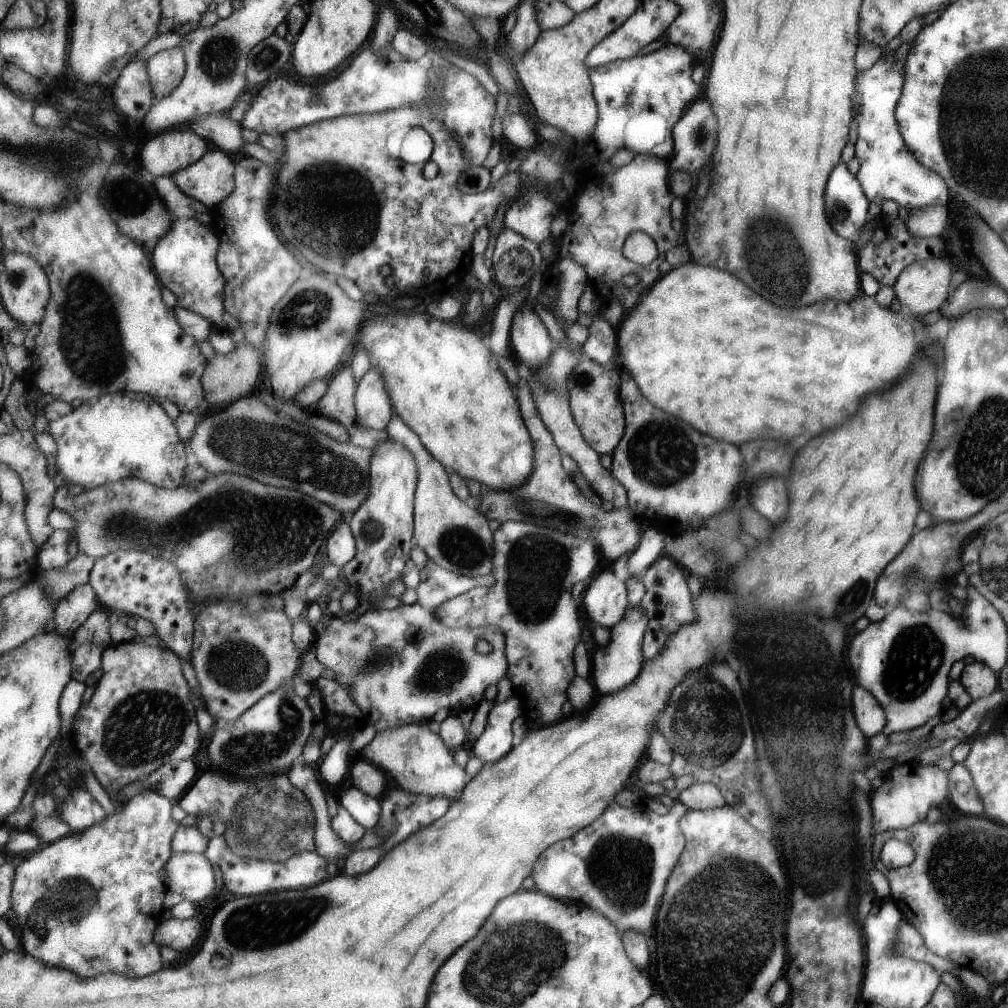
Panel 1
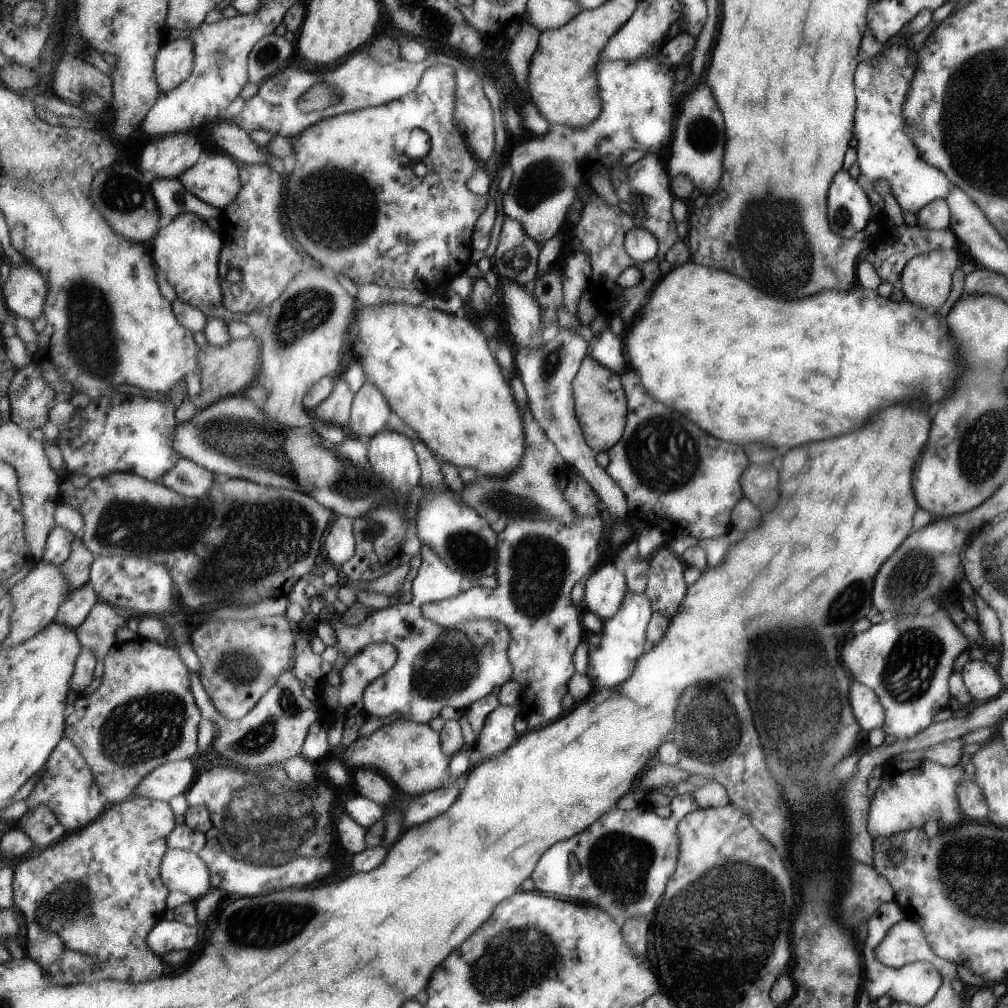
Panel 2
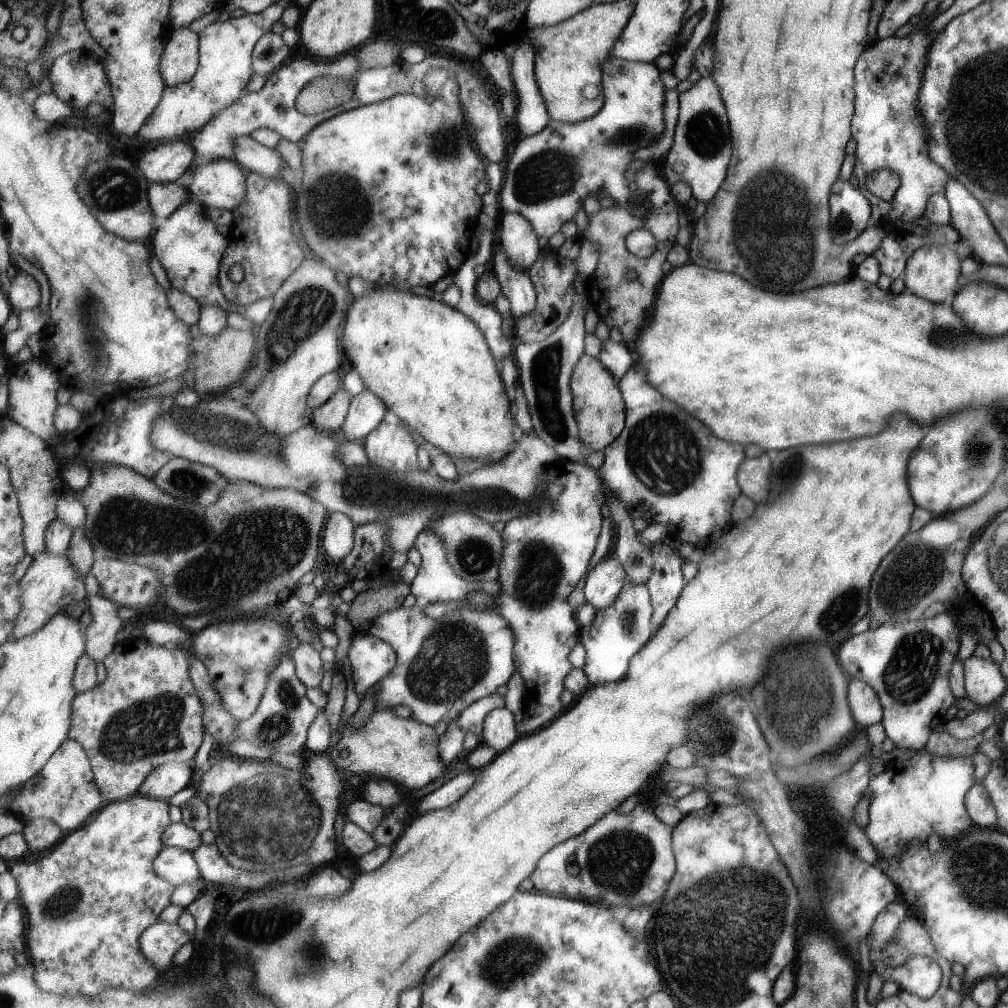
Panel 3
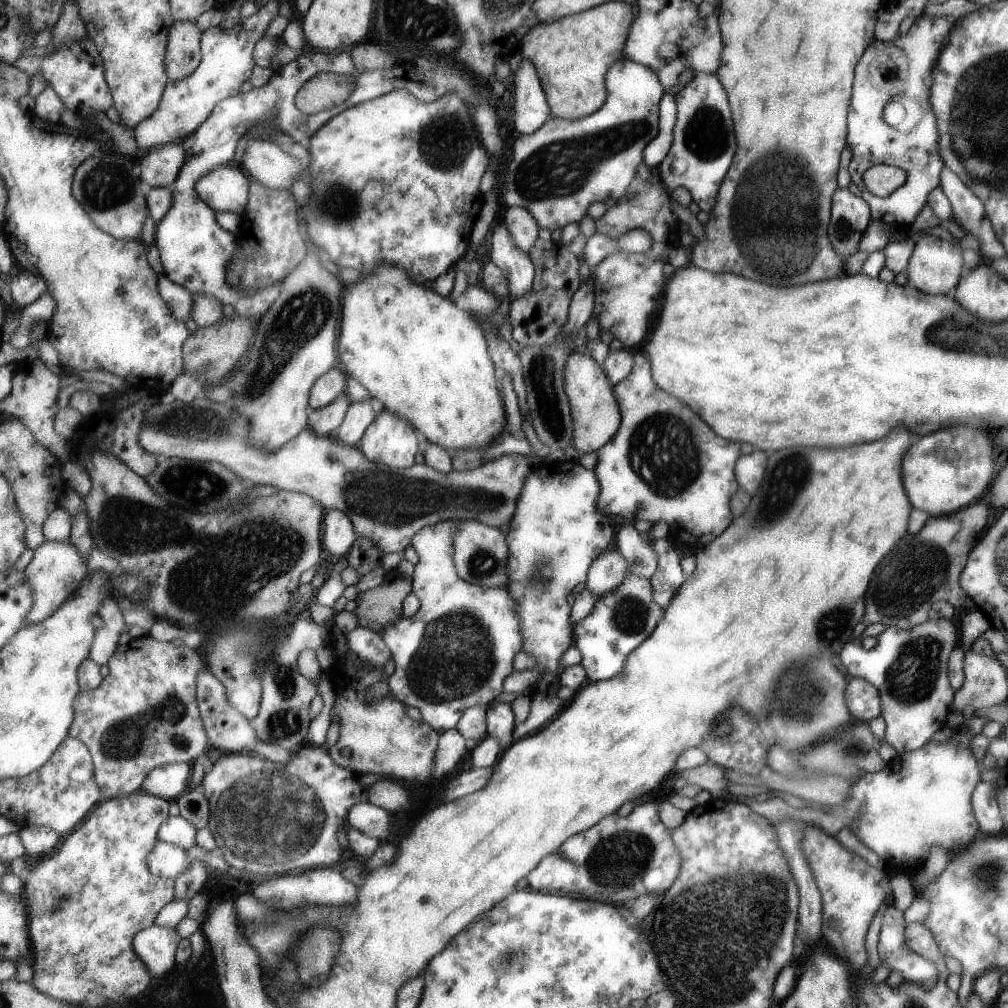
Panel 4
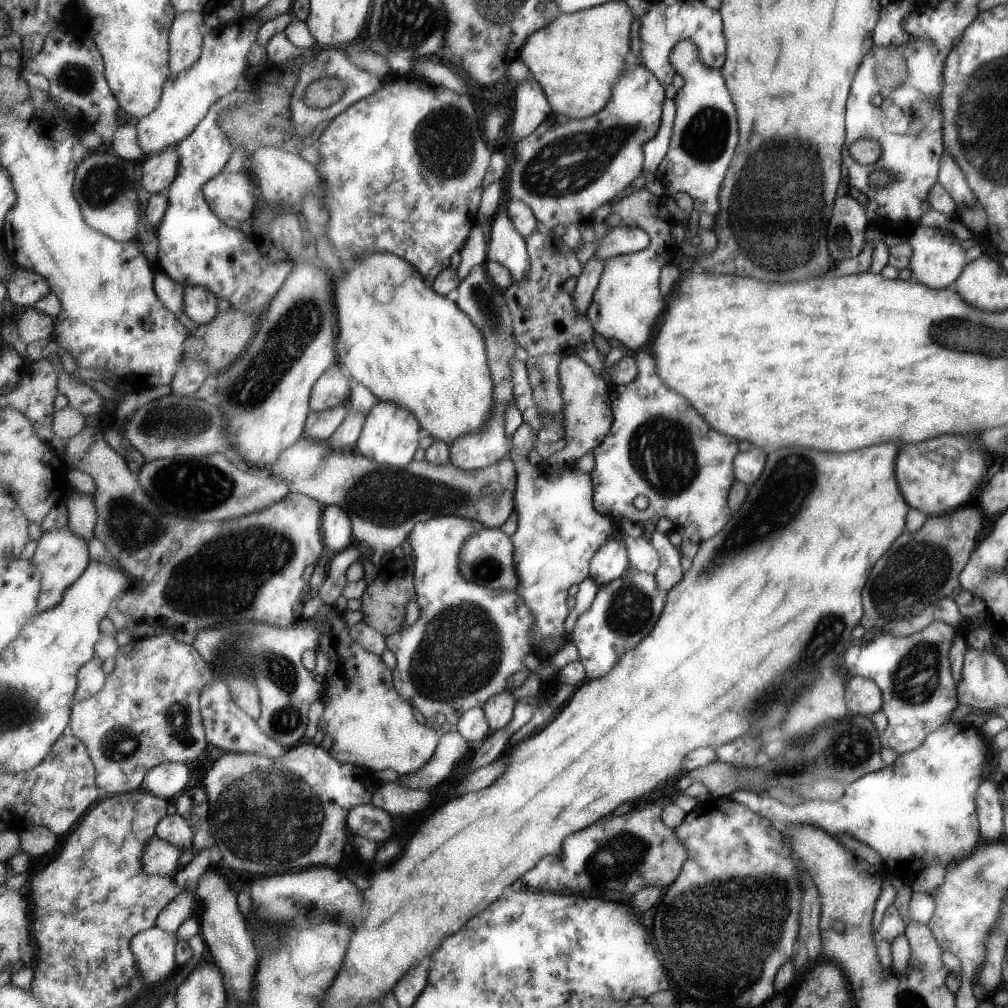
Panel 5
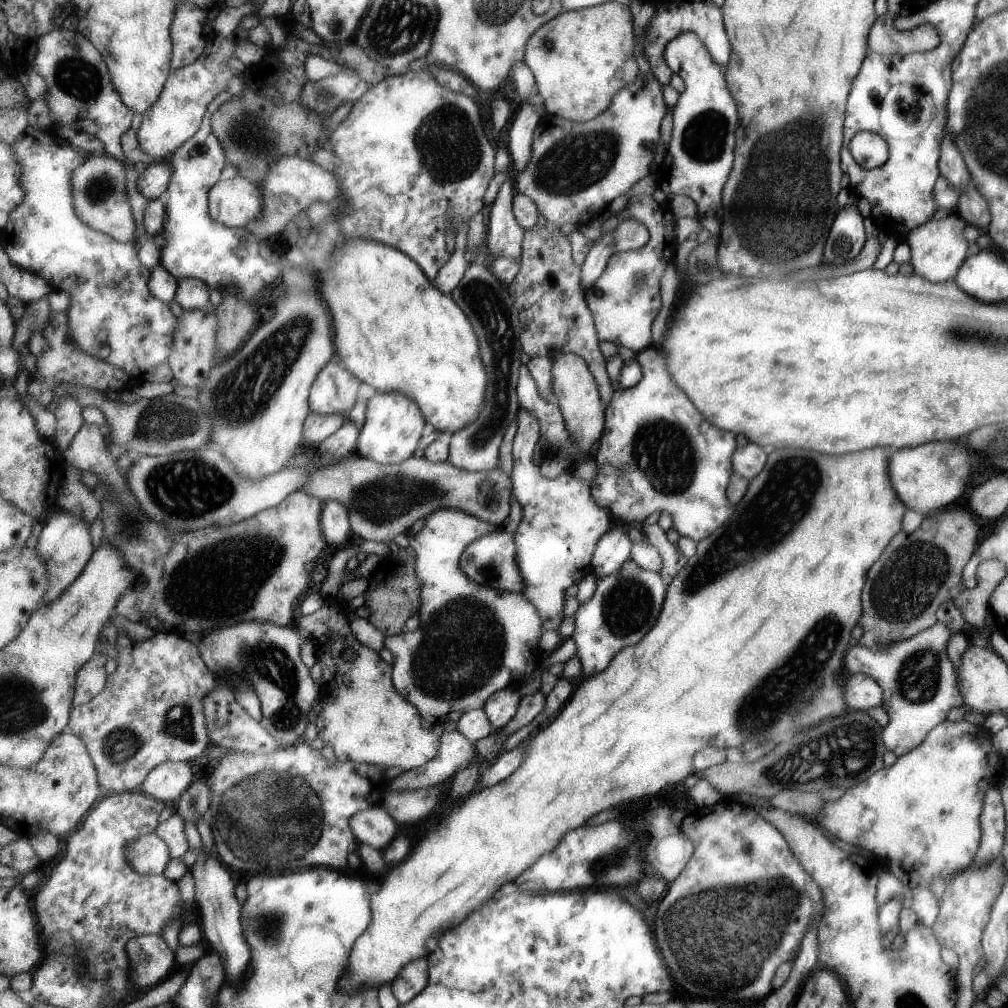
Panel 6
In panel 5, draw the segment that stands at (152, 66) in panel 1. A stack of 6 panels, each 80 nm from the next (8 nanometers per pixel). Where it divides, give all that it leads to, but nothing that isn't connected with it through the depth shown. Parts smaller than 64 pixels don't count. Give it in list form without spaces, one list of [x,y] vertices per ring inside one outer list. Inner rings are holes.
[[[177,13],[170,28],[170,69],[178,75],[190,69],[202,55],[205,35],[212,29],[205,24],[203,13]]]

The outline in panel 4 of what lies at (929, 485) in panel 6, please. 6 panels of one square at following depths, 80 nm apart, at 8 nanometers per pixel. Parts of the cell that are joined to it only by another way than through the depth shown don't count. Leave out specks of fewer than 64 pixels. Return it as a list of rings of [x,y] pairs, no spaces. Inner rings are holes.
[[[957,426],[915,440],[915,444],[911,442],[907,447],[901,466],[903,488],[907,488],[907,498],[911,500],[913,509],[934,517],[951,514],[966,507],[977,496],[981,497],[981,494],[985,494],[983,490],[988,490],[993,458],[991,438],[985,432]]]

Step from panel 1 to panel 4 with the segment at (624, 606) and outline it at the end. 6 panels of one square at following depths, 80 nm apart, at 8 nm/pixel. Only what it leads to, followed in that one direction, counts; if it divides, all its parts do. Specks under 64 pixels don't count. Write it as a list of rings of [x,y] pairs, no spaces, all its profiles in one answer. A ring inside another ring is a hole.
[[[617,548],[605,550],[590,566],[585,586],[599,600],[604,594],[623,584],[628,573],[626,556]]]

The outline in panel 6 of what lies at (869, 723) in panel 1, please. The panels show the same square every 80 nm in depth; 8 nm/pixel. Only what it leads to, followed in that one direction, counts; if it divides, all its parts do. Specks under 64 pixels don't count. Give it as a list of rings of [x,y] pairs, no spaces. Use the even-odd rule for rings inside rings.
[[[851,674],[845,680],[843,699],[847,708],[859,712],[869,712],[882,704],[883,692],[869,676],[864,674]]]

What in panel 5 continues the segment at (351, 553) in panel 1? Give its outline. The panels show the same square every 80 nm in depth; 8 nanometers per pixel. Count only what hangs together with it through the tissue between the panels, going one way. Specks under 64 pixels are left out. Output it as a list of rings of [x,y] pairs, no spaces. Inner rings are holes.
[[[326,505],[322,518],[325,544],[335,554],[348,548],[354,541],[352,520],[347,509],[339,505]]]

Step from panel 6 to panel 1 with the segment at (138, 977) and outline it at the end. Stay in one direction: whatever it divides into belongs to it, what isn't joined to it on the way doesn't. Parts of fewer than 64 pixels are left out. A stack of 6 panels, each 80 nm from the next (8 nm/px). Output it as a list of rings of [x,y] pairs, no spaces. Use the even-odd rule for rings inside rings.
[[[173,917],[161,922],[158,930],[155,931],[154,939],[160,947],[171,947],[179,952],[185,952],[199,942],[201,934],[203,934],[201,922]]]

